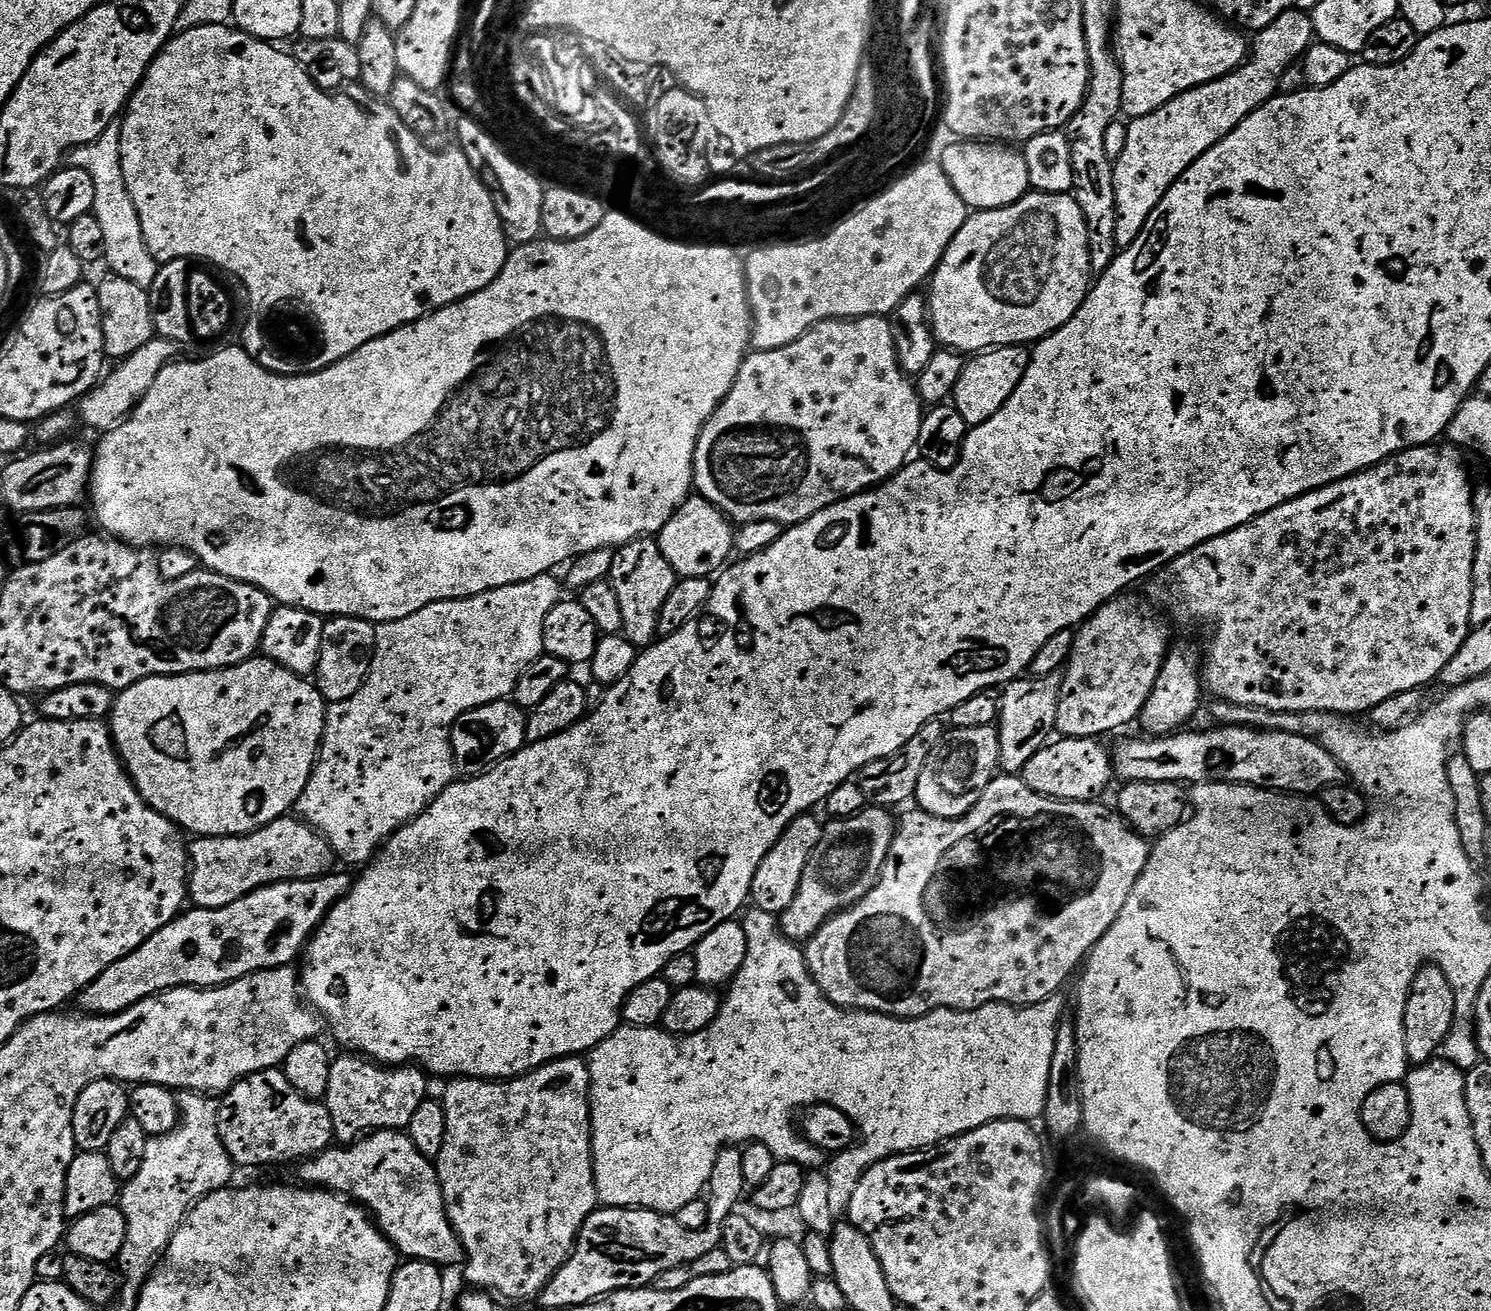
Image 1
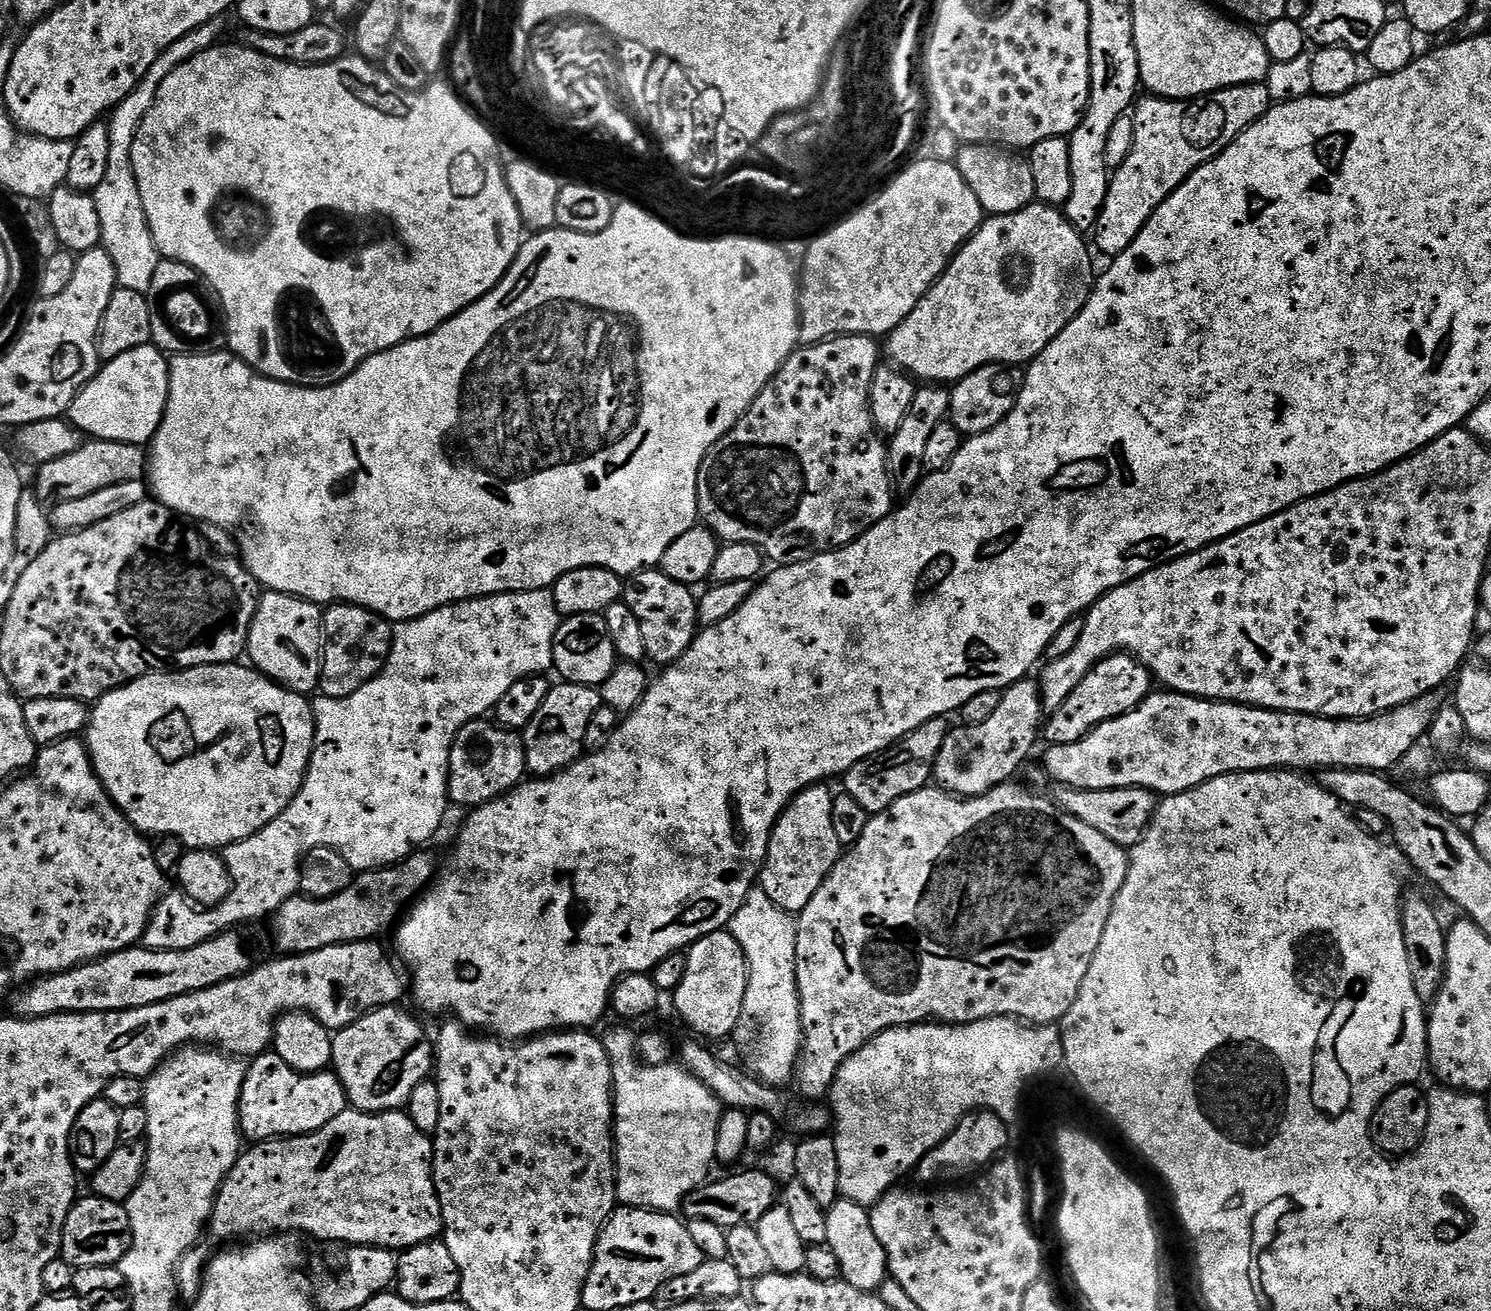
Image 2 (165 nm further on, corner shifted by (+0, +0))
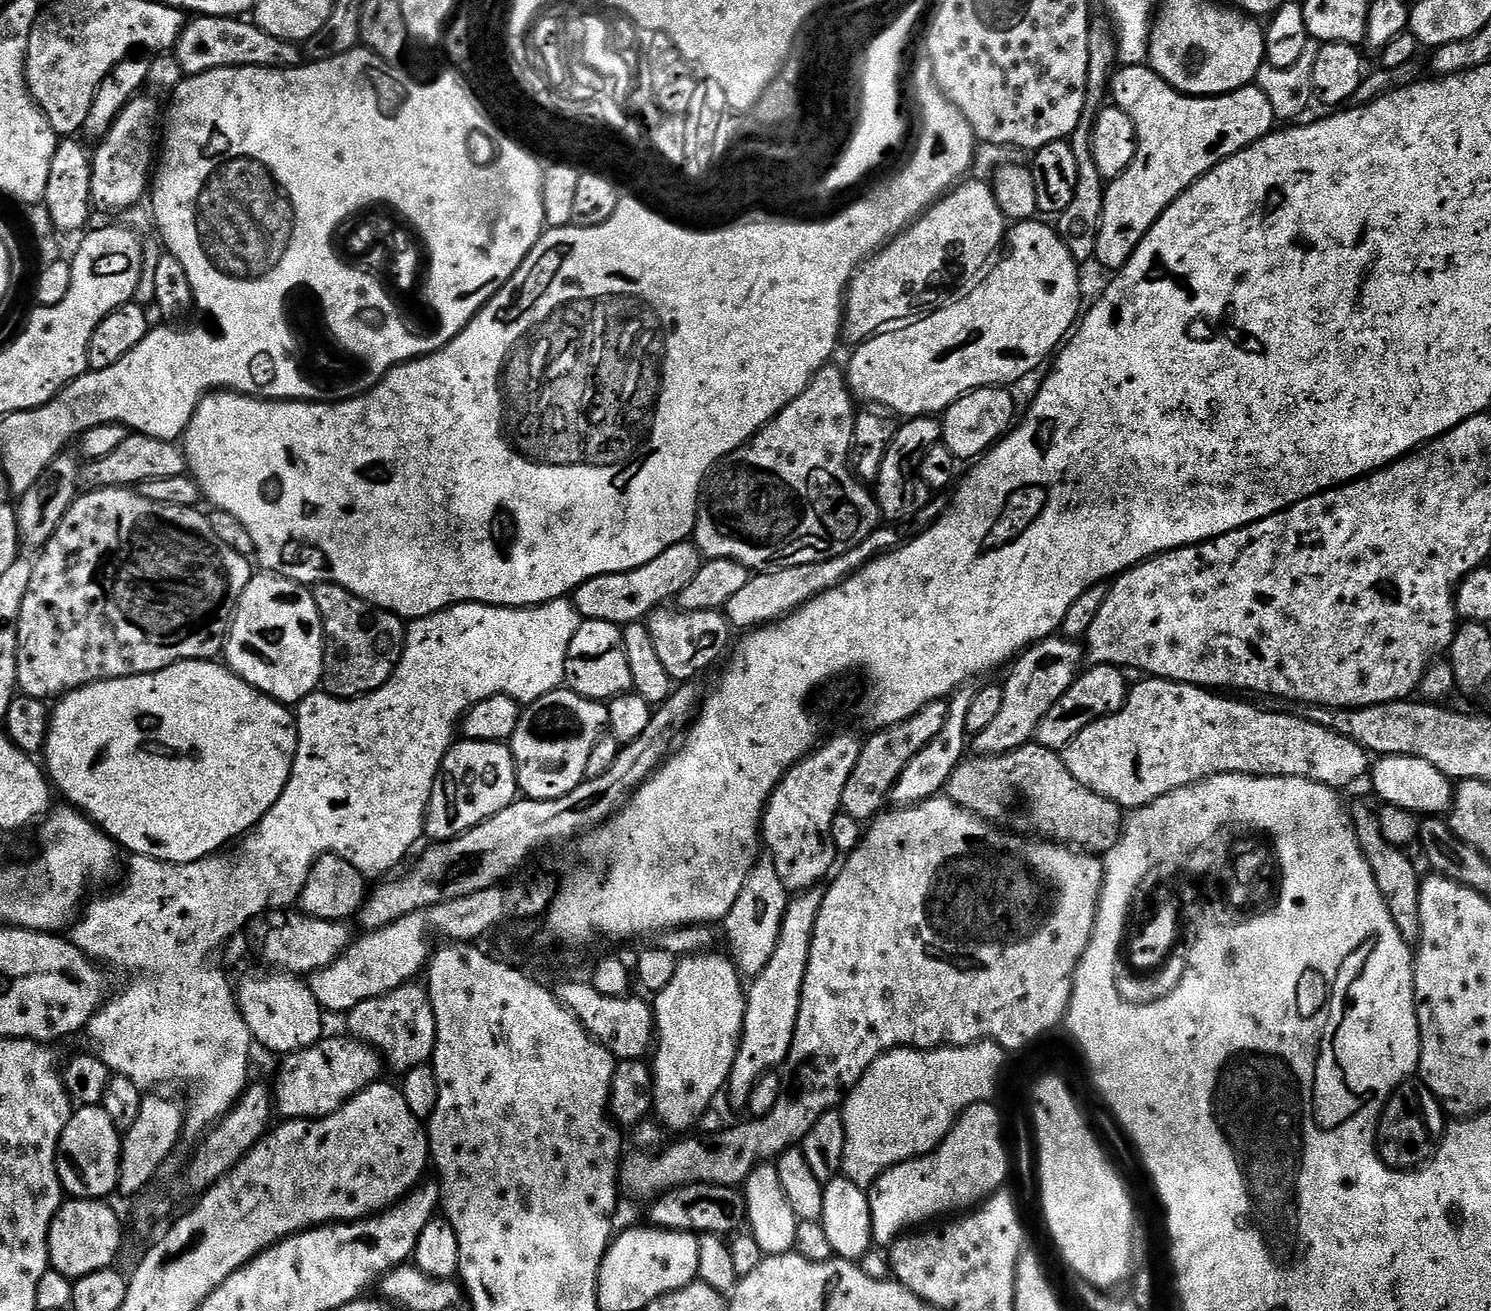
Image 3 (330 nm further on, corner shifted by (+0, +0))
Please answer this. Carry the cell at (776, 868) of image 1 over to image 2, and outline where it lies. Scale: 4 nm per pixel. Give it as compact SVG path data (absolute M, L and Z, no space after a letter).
M817 782L810 788L804 788L776 819L768 843L768 859L760 869L759 887L768 895L770 902L789 914L799 914L810 898L818 894L818 886L826 882L842 855L842 845L834 832L831 813L834 792L824 787L828 786Z

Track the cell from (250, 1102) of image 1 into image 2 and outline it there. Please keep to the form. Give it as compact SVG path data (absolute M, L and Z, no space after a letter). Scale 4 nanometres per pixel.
M269 1050L248 1064L240 1095L240 1131L248 1142L308 1136L334 1122L348 1107L348 1095L335 1072L299 1072L286 1066L274 1050Z

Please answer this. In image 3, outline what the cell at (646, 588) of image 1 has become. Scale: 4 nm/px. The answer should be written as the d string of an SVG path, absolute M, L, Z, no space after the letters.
M672 606L655 608L647 617L646 623L650 630L650 638L654 638L658 658L662 666L666 666L666 674L670 674L673 682L692 682L697 679L695 676L699 672L706 671L711 664L719 665L725 659L733 643L734 632L723 611L686 612L673 608Z

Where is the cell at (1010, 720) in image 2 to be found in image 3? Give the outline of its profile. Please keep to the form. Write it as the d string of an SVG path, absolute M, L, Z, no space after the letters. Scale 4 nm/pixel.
M1049 638L1031 645L1011 665L1012 673L1009 674L1008 681L1003 681L1002 684L1002 710L998 718L994 718L994 722L990 722L986 730L982 730L982 734L971 737L971 751L978 756L1001 756L1029 743L1035 737L1044 715L1060 701L1066 690L1070 690L1070 686L1080 675L1085 660L1085 649L1077 641L1067 638Z

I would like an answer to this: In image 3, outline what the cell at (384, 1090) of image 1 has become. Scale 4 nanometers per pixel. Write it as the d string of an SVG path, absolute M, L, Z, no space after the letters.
M409 982L387 996L367 1000L347 1013L347 1031L380 1053L383 1063L397 1074L409 1072L431 1061L436 1050L436 1019L427 991L419 983Z

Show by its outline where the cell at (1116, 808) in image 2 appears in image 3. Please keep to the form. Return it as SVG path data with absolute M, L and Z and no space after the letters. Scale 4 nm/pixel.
M1035 742L1024 744L1001 756L973 755L961 760L950 778L946 795L959 808L970 810L997 828L1003 828L1012 834L1024 834L1028 827L1032 827L1037 832L1033 832L1037 837L1071 846L1085 854L1108 853L1120 841L1126 819L1125 809L1110 798L1102 798L1102 794L1094 794L1094 790L1082 786L1082 782L1078 782L1078 778L1074 778L1074 774L1066 770L1061 753Z

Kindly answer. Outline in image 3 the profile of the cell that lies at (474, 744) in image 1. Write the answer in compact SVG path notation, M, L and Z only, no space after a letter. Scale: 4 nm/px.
M461 739L453 743L452 749L440 767L440 778L437 780L432 797L428 803L428 814L424 821L424 831L427 839L432 842L457 840L462 834L474 830L482 822L494 818L506 806L510 806L518 799L516 786L516 759L511 747L507 743L478 742L477 740Z

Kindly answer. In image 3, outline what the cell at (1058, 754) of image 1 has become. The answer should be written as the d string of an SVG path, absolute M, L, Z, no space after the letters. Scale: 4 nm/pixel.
M1144 678L1141 684L1131 685L1128 699L1124 702L1124 707L1113 716L1104 716L1101 720L1095 720L1074 742L1067 744L1063 750L1064 765L1082 786L1094 790L1094 794L1102 794L1102 798L1110 798L1114 803L1120 805L1125 810L1135 810L1144 808L1152 804L1158 798L1170 794L1179 788L1185 788L1191 784L1197 784L1199 780L1209 780L1211 776L1221 776L1222 774L1234 774L1235 776L1293 776L1294 778L1306 778L1319 784L1324 784L1328 788L1343 790L1347 784L1355 782L1359 776L1367 777L1370 772L1370 754L1358 742L1354 742L1349 736L1343 736L1334 731L1333 728L1318 726L1314 722L1304 720L1302 717L1284 712L1263 712L1260 708L1255 708L1252 704L1243 704L1240 700L1227 700L1227 695L1217 694L1215 691L1198 688L1195 684L1180 684L1177 680L1161 680L1159 678Z

